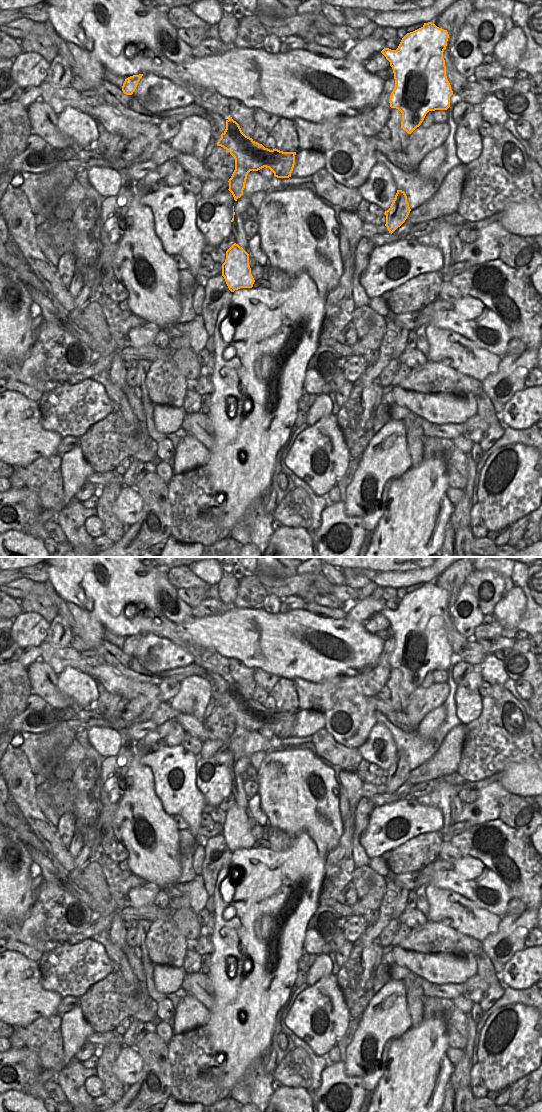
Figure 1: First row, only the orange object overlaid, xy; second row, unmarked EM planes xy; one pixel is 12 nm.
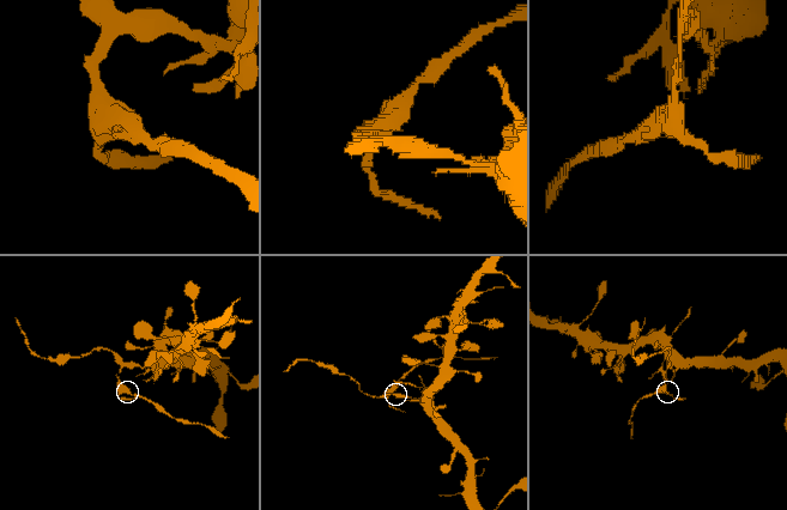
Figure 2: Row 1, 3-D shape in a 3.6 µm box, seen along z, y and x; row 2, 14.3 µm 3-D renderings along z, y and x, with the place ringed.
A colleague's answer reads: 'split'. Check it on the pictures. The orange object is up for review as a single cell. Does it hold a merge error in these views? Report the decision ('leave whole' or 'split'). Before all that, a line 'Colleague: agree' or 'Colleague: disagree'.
Colleague: agree
split

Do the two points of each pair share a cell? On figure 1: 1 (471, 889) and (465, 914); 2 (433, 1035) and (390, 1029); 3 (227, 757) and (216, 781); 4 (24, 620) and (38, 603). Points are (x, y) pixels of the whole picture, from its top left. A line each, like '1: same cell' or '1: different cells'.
1: different cells
2: different cells
3: same cell
4: different cells

